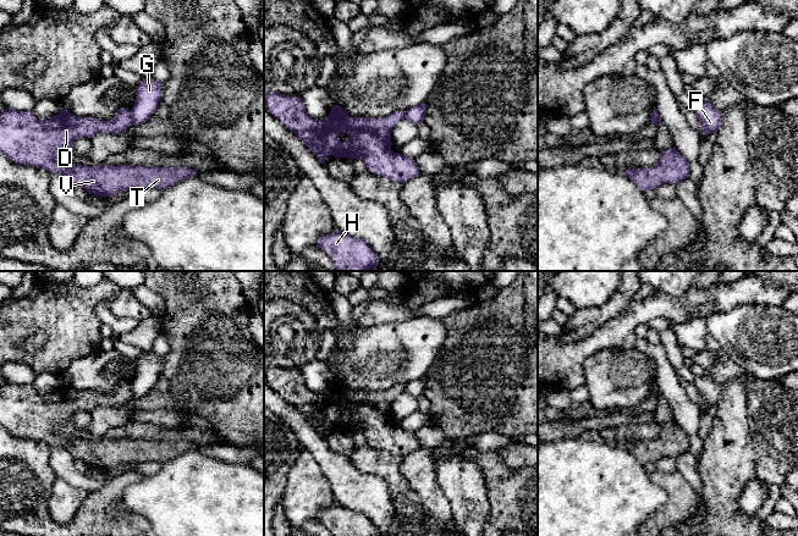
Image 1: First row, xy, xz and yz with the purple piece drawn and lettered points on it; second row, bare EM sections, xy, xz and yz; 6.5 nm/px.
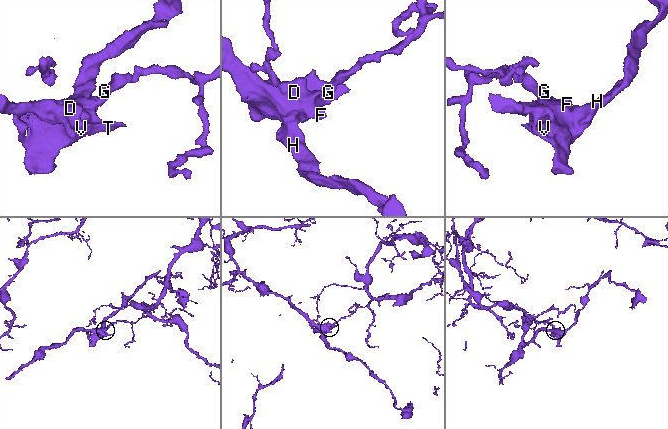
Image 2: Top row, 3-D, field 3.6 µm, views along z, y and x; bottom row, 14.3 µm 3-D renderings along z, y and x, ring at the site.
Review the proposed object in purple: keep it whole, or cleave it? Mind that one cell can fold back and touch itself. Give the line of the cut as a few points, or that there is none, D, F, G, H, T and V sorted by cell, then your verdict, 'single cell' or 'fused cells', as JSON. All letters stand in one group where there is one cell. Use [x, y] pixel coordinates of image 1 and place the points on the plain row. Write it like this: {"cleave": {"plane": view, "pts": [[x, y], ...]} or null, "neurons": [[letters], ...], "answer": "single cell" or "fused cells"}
{"cleave": {"plane": "xy", "pts": [[130, 385], [132, 397]]}, "neurons": [["D", "F", "H", "T", "V"], ["G"]], "answer": "fused cells"}

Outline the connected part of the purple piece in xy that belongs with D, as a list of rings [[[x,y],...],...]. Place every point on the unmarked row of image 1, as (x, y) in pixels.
[[[127,381],[119,382],[110,394],[78,391],[65,382],[51,392],[40,394],[32,383],[16,386],[6,382],[0,387],[0,425],[18,438],[39,440],[50,447],[62,447],[73,459],[100,470],[142,462],[164,463],[181,453],[197,449],[196,443],[187,441],[106,437],[77,437],[66,441],[55,431],[57,426],[72,421],[78,410],[92,411],[98,407],[122,408],[132,397]]]

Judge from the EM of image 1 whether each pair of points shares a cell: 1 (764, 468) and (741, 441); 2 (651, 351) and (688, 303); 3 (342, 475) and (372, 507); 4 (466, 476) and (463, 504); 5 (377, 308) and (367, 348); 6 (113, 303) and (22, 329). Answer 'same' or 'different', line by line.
1: different
2: different
3: same
4: same
5: different
6: different

